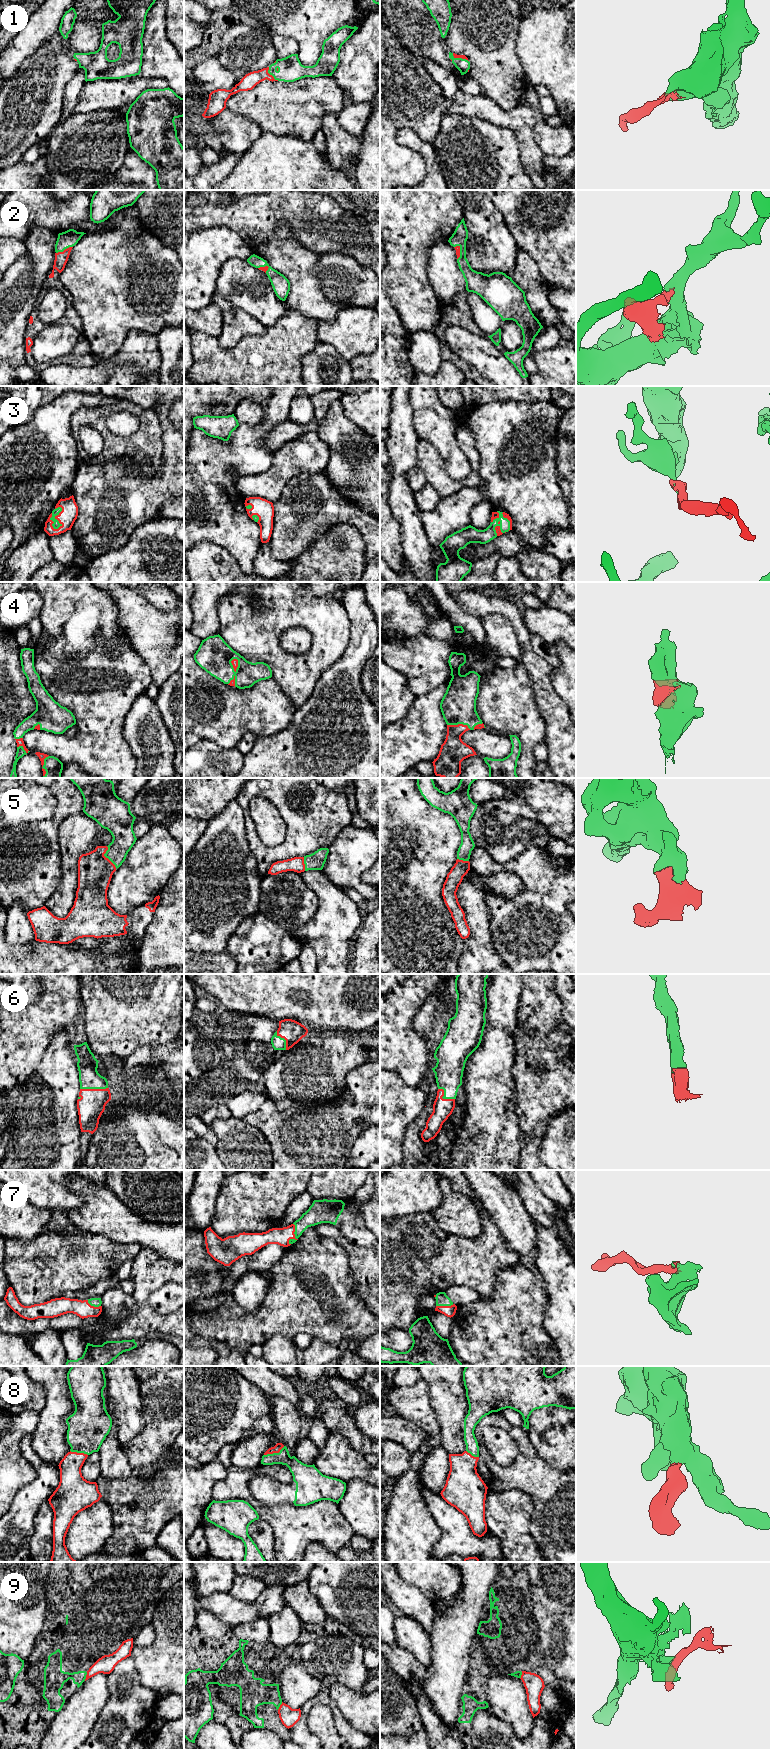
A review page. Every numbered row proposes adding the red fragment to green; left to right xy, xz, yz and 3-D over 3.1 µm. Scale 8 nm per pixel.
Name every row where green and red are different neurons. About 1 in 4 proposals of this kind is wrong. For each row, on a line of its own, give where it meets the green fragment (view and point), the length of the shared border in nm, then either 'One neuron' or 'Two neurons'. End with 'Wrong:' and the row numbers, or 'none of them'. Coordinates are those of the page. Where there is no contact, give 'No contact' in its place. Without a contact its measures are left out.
1: Touches green at xz (271, 74). Shared border 140 nm. One neuron
2: Touches green at xy (64, 249). Shared border 150 nm. One neuron
3: Touches green at xy (56, 519). Shared border 200 nm. One neuron
4: Touches green at yz (459, 723). Shared border 200 nm. One neuron
5: Touches green at xy (106, 857). Shared border 200 nm. One neuron
6: Touches green at xy (93, 1088). Shared border 220 nm. One neuron
7: Touches green at xz (295, 1235). Shared border 180 nm. One neuron
8: Touches green at xz (274, 1453). Shared border 180 nm. One neuron
9: Touches green at xy (85, 1676). Shared border 80 nm. Two neurons
Wrong: 9

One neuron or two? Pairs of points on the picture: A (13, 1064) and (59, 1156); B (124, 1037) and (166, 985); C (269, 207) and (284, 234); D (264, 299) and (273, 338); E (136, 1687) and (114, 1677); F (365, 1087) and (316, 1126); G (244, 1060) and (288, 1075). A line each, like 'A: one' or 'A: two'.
A: two
B: one
C: two
D: two
E: one
F: one
G: two

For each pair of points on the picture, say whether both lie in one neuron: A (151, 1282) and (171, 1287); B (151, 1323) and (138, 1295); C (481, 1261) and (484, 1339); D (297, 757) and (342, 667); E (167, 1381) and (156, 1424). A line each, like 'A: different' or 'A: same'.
A: different
B: same
C: different
D: same
E: same

